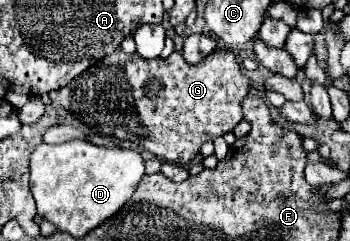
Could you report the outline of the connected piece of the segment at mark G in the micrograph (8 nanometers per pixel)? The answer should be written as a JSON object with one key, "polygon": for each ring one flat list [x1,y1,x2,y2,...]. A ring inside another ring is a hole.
{"polygon":[[122,49,104,57,102,61,88,67,62,89,50,93,52,103,58,103,70,111,78,121,96,129,102,135,116,137,120,141,130,141,140,149,154,153,160,159,190,163,202,143,212,141,218,135,224,135,236,127,242,119,242,101,248,93,250,81,240,73,236,55,230,49,218,49,214,55,208,55,196,65,190,65,182,59,182,53,174,51,168,59,142,59,140,55,124,53]]}

